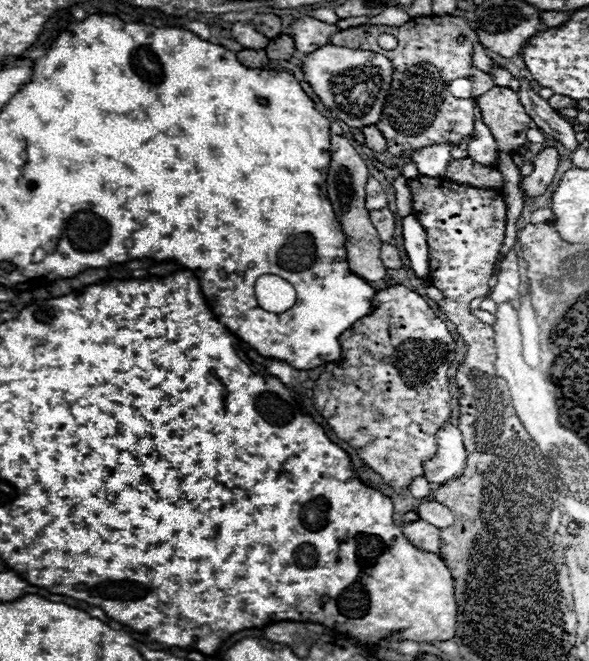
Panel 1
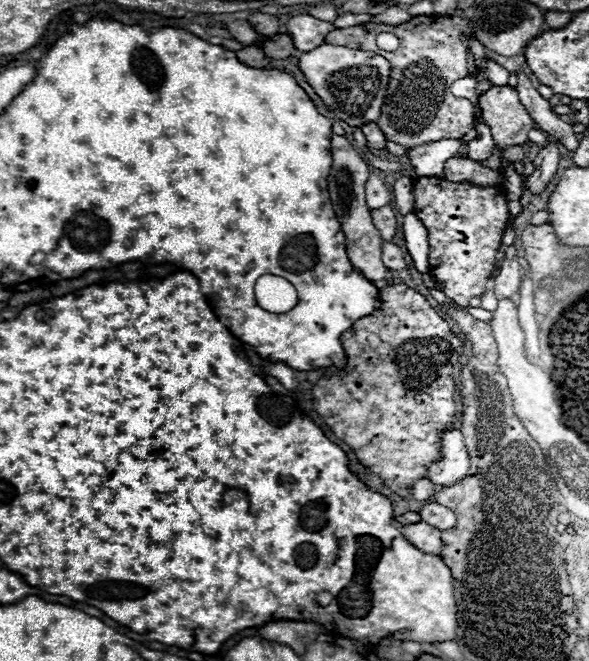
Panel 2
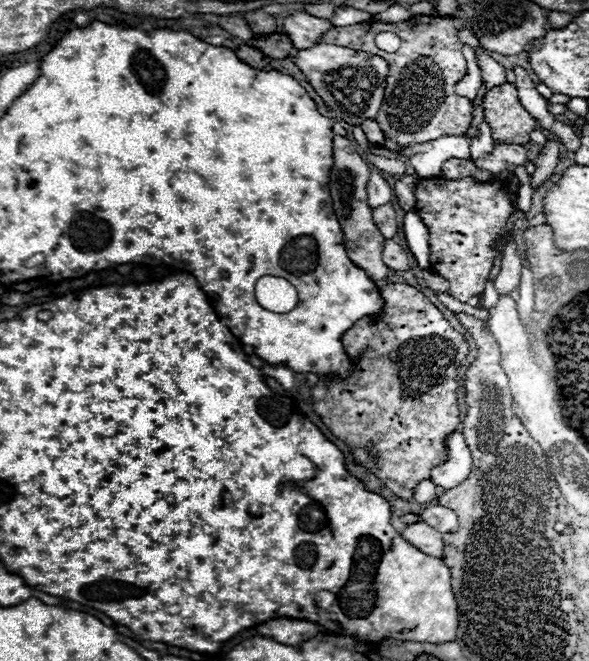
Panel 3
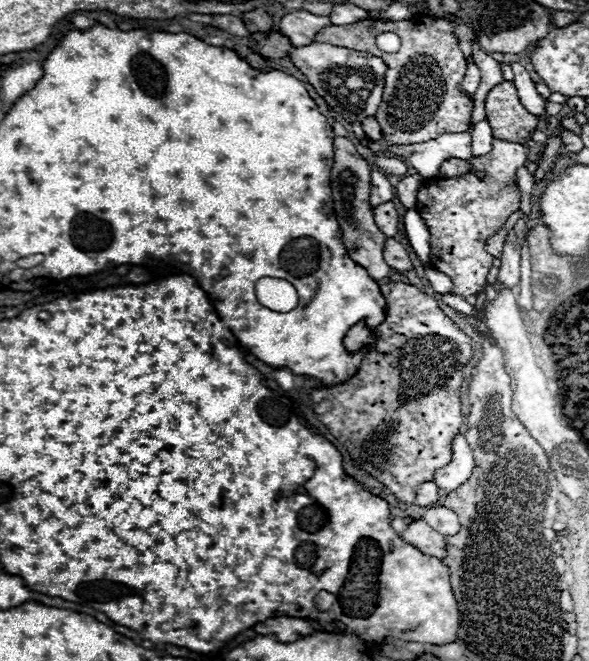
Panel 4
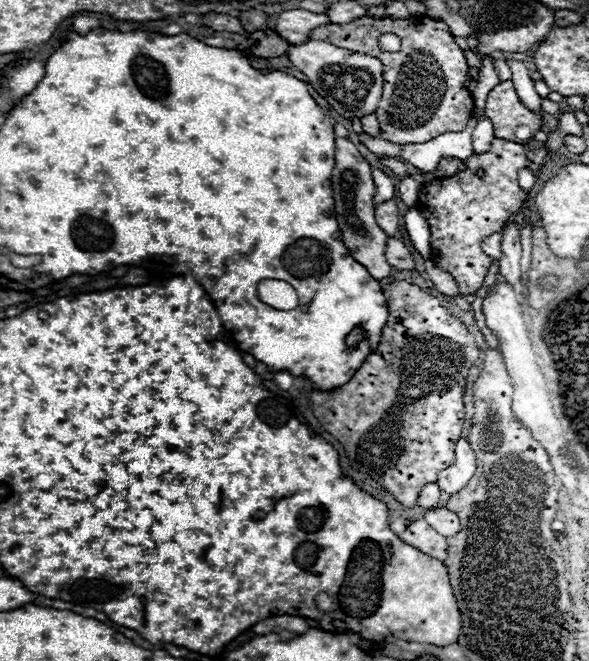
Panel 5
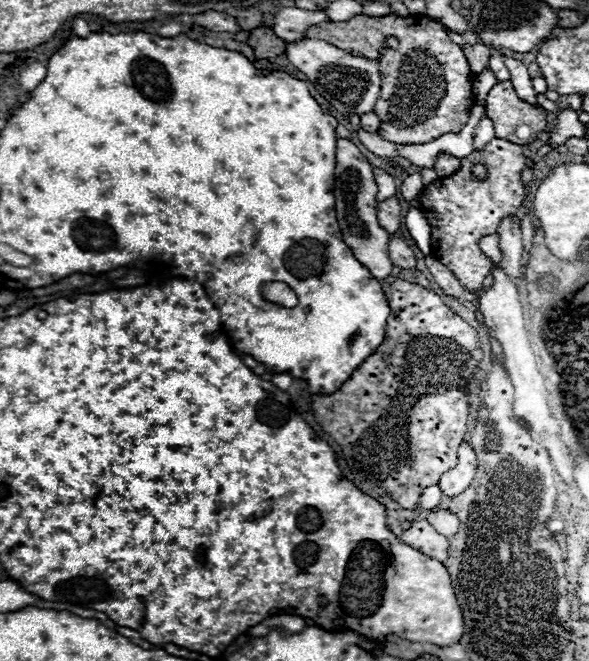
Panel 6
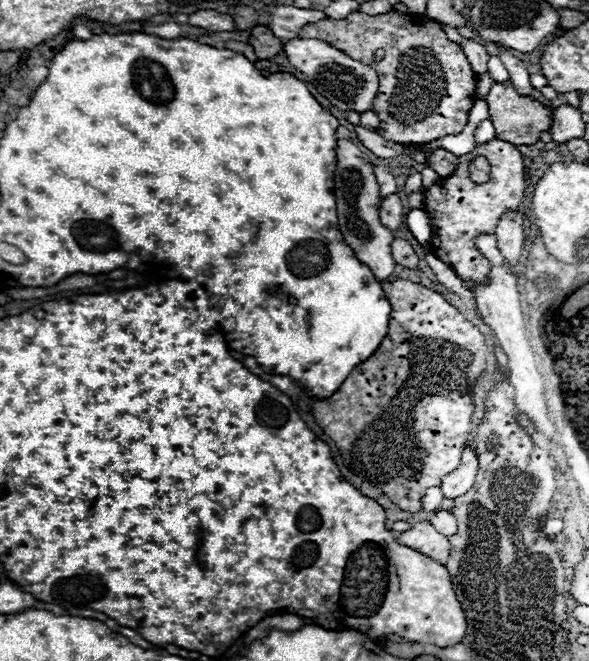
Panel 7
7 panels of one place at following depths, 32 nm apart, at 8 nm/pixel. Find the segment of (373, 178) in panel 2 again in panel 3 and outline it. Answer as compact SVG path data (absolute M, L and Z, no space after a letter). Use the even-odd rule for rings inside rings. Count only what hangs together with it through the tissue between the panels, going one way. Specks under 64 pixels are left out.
M372 172L370 174L370 182L368 182L368 202L370 208L378 208L386 202L392 200L392 188L390 184L384 180L384 176L380 172Z

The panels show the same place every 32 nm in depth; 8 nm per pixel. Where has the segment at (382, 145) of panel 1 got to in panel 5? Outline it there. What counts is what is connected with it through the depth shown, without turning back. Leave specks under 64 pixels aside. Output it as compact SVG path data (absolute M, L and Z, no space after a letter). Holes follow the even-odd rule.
M374 114L364 116L364 118L362 118L362 130L364 130L366 134L380 134L380 122L378 122L378 118L376 118Z

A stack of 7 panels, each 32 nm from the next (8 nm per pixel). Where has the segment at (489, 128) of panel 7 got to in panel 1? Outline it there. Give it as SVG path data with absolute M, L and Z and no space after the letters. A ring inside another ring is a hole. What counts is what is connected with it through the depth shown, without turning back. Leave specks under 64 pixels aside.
M476 120L476 134L468 144L468 156L478 164L488 166L492 160L496 160L496 154L498 154L498 146L494 136L490 134L488 126L482 124L482 120Z

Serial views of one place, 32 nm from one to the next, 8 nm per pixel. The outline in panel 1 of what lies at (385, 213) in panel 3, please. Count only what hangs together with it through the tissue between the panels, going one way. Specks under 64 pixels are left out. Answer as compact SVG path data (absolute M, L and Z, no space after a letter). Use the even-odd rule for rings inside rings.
M386 206L386 208L382 208L382 210L372 210L372 212L370 212L370 218L372 218L372 224L374 224L374 228L378 230L382 242L390 242L392 236L394 236L394 226L396 226L394 212Z

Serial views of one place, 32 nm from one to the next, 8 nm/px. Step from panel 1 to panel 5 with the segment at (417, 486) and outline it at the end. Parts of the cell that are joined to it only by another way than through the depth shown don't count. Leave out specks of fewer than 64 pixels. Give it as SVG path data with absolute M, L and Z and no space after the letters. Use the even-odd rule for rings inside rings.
M436 484L424 486L424 488L420 490L420 496L418 496L418 506L420 506L420 508L426 508L426 510L438 506L440 494L442 494L442 492L440 492L440 488L438 488Z

